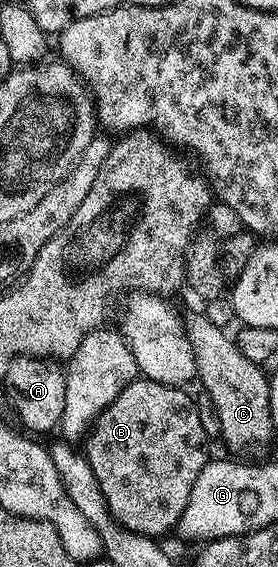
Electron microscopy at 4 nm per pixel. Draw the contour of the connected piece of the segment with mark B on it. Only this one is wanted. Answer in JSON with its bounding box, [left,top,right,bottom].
[84,379,208,539]

